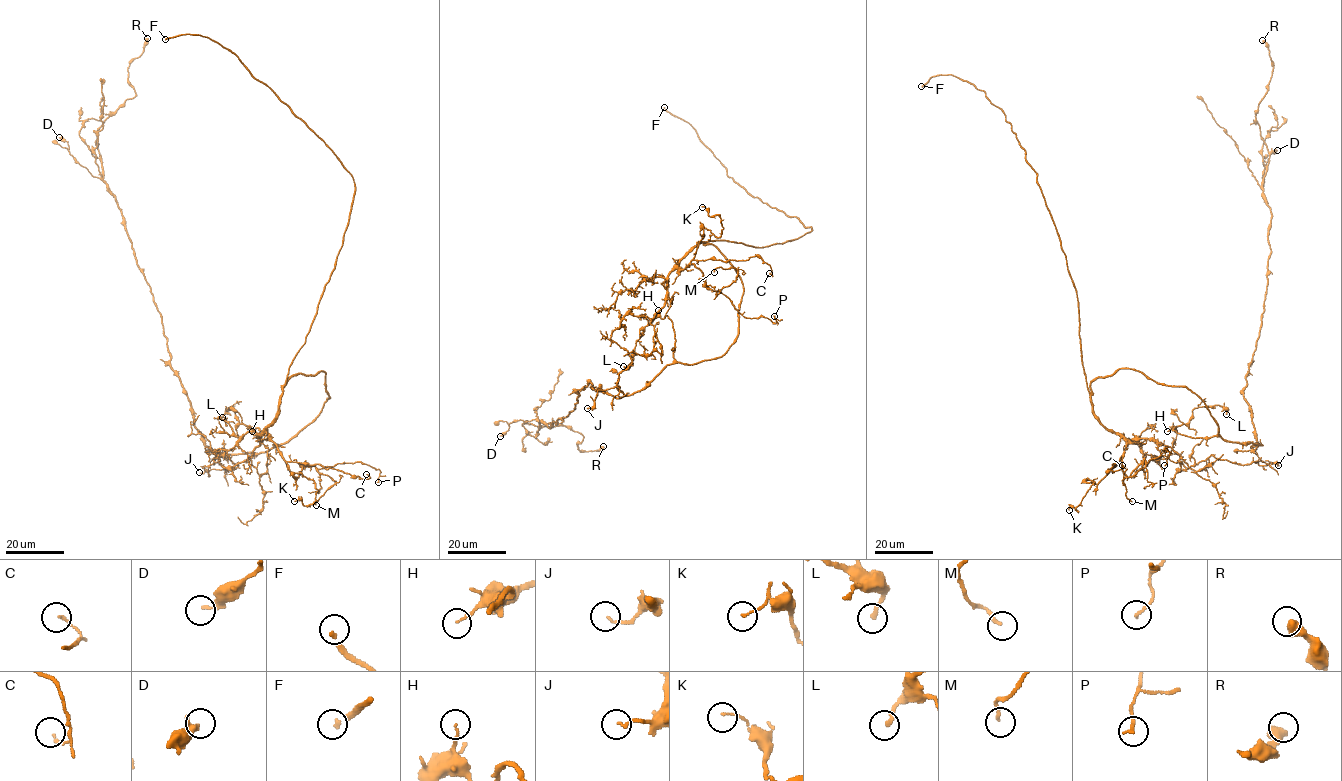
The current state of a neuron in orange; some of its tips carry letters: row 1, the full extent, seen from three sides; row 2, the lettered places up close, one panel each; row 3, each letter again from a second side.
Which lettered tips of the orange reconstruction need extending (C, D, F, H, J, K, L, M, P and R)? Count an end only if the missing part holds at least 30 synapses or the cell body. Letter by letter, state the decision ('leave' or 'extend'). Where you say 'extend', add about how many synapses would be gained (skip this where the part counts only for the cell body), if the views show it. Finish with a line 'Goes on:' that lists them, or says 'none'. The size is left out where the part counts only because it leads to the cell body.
C: leave
D: leave
F: extend
H: leave
J: leave
K: leave
L: leave
M: leave
P: leave
R: leave
Goes on: F

